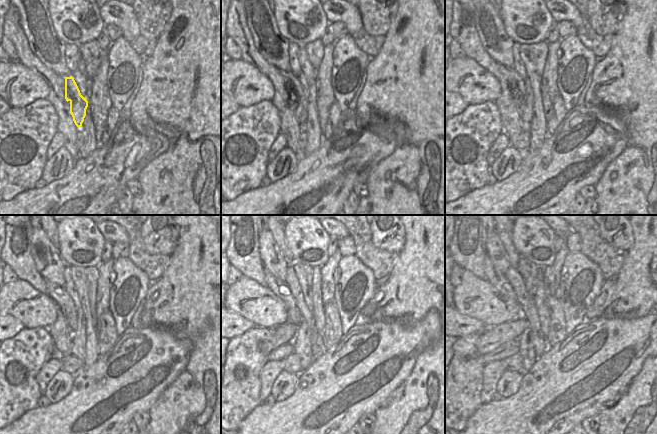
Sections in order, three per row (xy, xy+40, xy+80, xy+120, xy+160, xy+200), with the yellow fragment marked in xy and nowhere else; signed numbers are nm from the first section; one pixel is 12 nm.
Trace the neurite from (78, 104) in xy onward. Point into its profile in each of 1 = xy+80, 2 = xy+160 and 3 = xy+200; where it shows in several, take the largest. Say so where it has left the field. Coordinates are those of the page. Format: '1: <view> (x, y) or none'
1: xy+80 (517, 85)
2: xy+160 (280, 288)
3: xy+200 (499, 280)

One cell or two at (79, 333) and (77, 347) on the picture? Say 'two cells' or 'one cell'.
one cell

